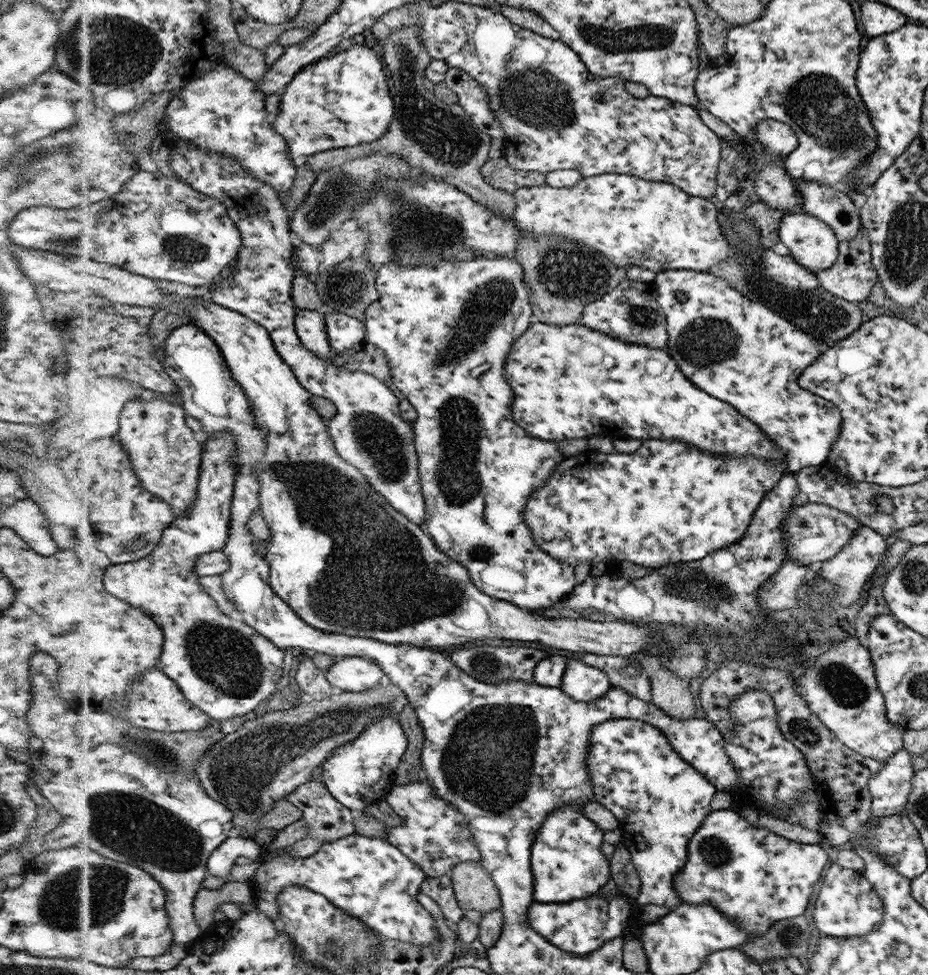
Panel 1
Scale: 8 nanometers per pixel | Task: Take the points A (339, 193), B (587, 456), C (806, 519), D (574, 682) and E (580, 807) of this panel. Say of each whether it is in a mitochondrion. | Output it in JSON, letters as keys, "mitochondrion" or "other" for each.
{"A":"mitochondrion","B":"other","C":"mitochondrion","D":"other","E":"other"}

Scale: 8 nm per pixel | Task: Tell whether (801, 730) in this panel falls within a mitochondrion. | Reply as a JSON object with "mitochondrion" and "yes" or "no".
{"mitochondrion":"yes"}

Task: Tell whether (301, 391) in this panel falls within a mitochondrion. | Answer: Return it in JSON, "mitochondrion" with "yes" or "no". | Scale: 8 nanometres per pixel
{"mitochondrion":"no"}

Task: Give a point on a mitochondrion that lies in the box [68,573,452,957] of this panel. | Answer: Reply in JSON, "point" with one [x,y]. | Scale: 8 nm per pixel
{"point":[239,772]}

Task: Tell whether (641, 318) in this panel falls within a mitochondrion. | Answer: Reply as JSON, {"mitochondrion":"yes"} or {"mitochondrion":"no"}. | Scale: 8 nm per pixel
{"mitochondrion":"yes"}

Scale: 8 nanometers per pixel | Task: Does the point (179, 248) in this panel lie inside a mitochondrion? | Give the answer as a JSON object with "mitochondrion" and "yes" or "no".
{"mitochondrion":"yes"}

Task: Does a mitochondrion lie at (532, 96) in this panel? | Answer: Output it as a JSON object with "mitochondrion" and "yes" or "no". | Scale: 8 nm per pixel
{"mitochondrion":"yes"}

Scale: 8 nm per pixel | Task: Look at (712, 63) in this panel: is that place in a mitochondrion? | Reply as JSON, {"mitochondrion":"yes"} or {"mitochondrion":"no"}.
{"mitochondrion":"no"}

